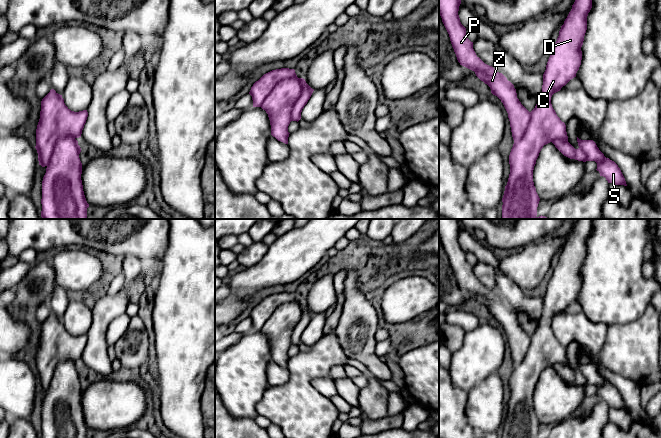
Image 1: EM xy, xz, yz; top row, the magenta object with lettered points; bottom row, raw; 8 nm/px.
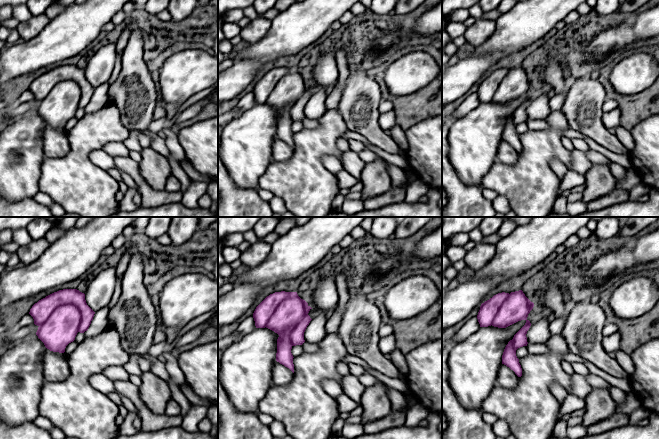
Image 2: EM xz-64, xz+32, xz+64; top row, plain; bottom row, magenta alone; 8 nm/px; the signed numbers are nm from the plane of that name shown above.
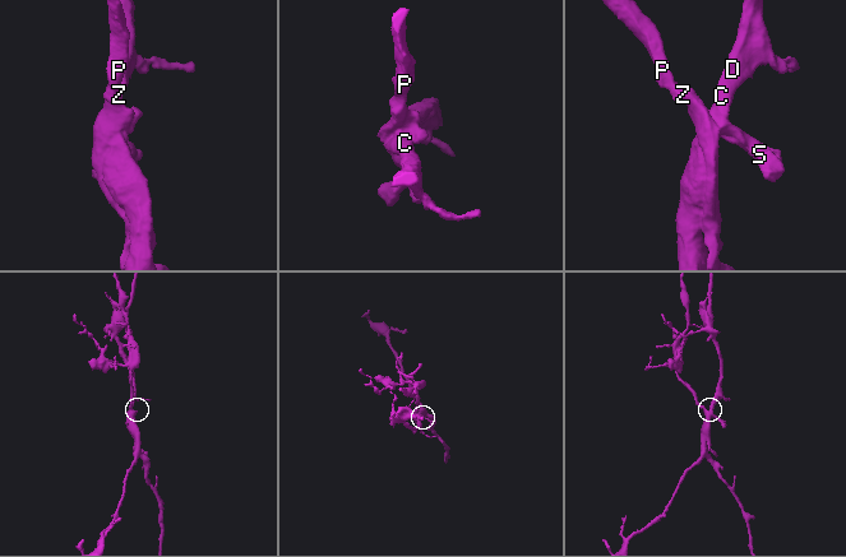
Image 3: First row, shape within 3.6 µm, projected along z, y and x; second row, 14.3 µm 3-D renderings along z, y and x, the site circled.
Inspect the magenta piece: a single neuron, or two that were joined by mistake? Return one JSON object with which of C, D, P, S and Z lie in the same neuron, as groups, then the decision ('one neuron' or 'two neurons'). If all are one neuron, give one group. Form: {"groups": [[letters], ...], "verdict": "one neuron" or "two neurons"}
{"groups": [["C", "D", "S"], ["P", "Z"]], "verdict": "two neurons"}

